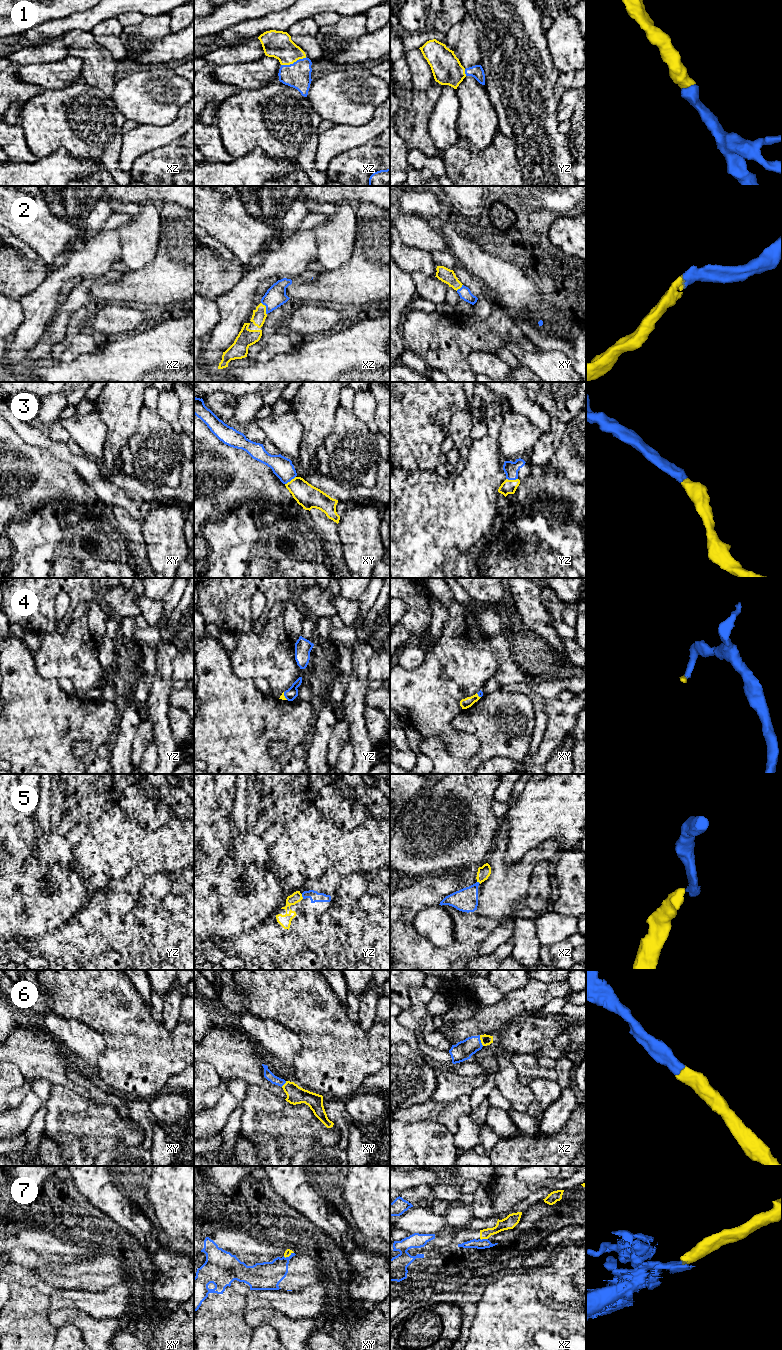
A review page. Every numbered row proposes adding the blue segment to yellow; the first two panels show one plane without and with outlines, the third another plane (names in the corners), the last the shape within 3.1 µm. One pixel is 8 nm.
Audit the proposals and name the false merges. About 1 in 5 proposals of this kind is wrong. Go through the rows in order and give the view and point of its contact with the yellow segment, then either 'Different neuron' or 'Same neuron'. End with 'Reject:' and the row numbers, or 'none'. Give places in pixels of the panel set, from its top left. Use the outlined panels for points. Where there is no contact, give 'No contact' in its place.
1: Touches yellow at xz (293, 62). Same neuron
2: Touches yellow at xz (265, 308). Same neuron
3: Touches yellow at yz (512, 480). Same neuron
4: Touches yellow at yz (284, 696). Same neuron
5: Touches yellow at yz (301, 896). Different neuron
6: Touches yellow at xz (480, 1039). Same neuron
7: Touches yellow at xz (484, 1238). Different neuron
Reject: 5, 7

